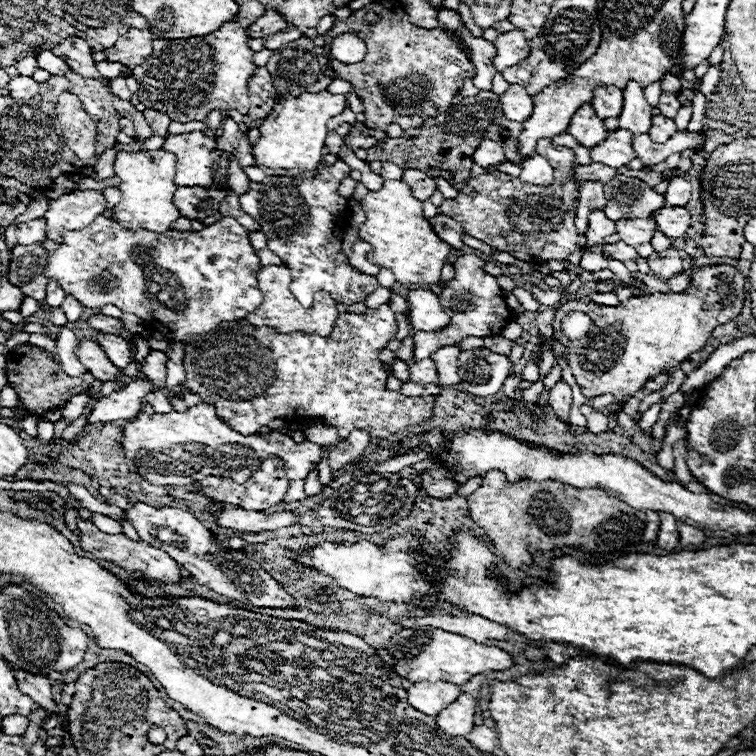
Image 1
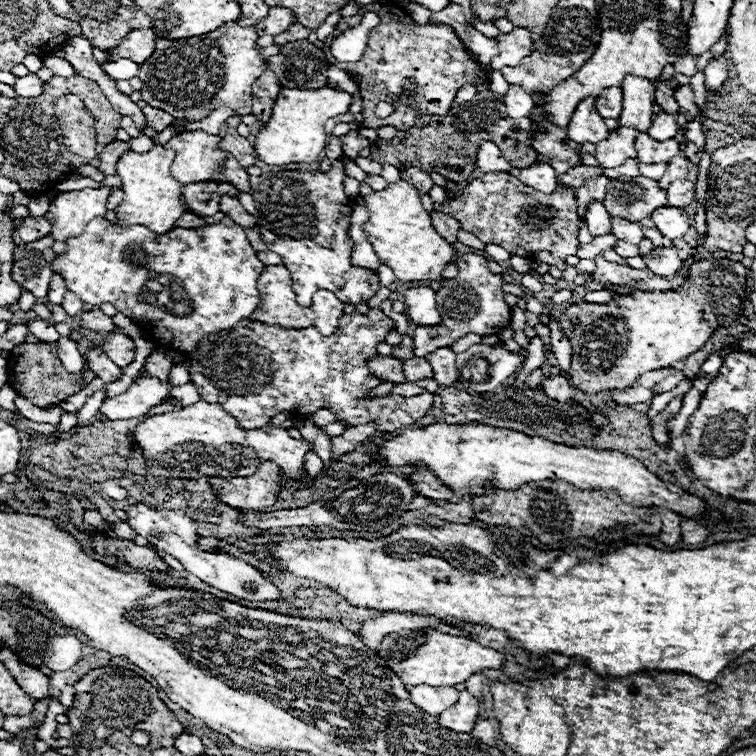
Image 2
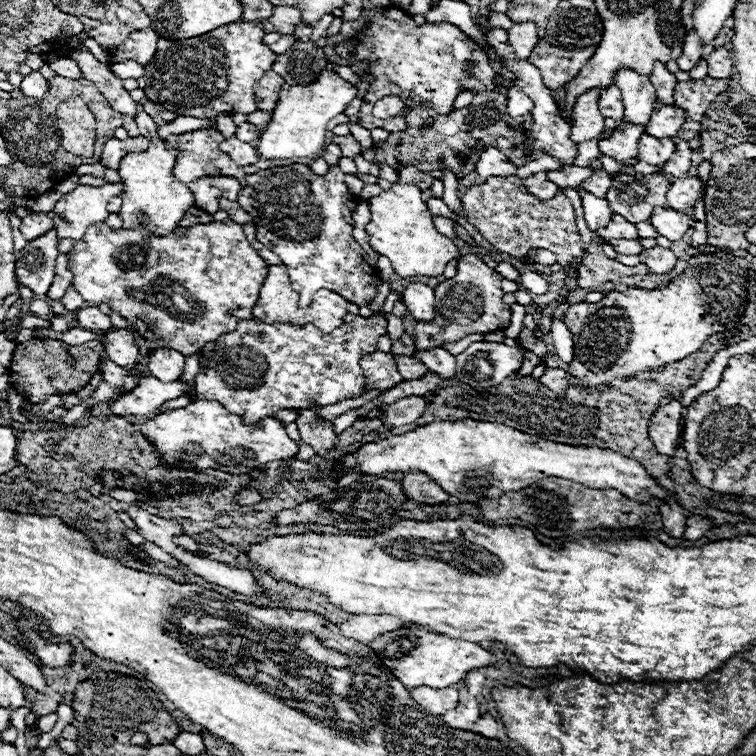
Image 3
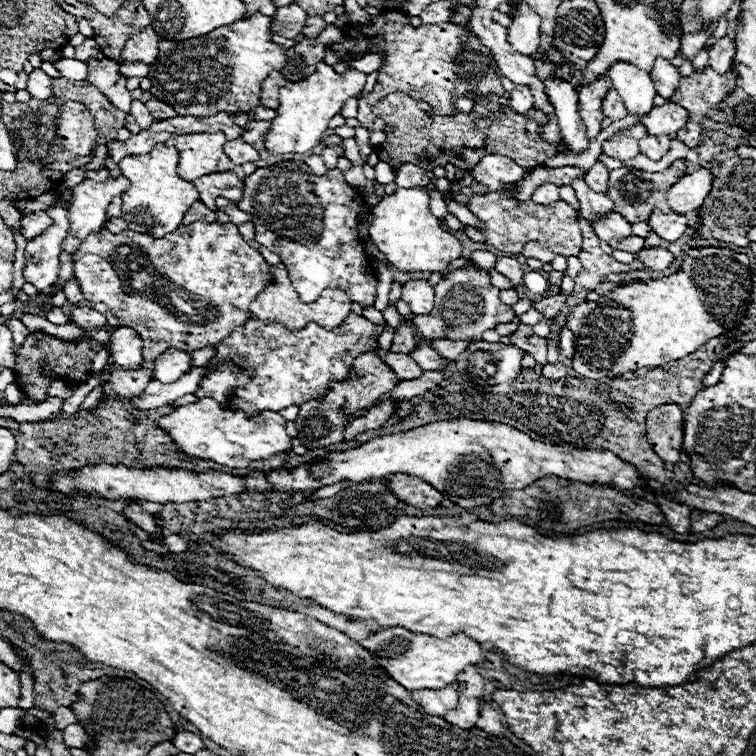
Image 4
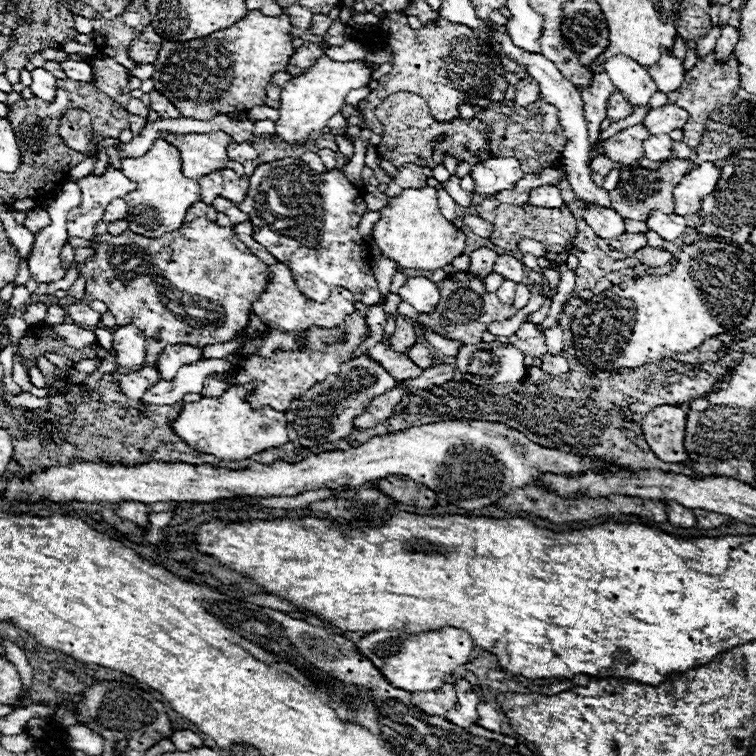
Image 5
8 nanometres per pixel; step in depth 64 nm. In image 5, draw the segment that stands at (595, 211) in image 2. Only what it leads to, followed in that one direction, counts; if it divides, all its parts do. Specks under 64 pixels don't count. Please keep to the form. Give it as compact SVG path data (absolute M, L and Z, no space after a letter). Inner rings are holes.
M498 26L498 30L496 30L494 34L488 34L488 36L492 36L492 38L498 40L498 42L502 42L502 50L506 50L506 54L510 54L516 62L522 62L522 64L530 70L530 76L542 86L542 96L544 96L544 100L546 100L548 104L556 106L556 110L558 110L558 120L560 120L560 126L562 126L564 136L566 136L566 148L564 148L562 158L566 160L564 166L566 166L568 172L570 172L568 182L570 182L572 190L576 192L576 198L582 200L582 202L586 202L586 204L596 204L596 206L608 208L608 206L610 206L608 192L606 192L604 188L594 186L594 182L592 182L592 178L590 178L590 164L588 164L590 142L588 142L586 122L584 122L584 116L582 116L580 90L578 90L572 82L568 82L568 80L560 74L560 70L558 70L550 60L546 60L542 54L526 54L524 50L518 50L518 48L510 42L510 38L508 38L504 26Z

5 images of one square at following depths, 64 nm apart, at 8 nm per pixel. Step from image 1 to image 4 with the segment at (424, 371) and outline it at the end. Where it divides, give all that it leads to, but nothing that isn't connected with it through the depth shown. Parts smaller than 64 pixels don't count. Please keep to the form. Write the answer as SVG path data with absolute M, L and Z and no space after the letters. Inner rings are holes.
M376 350L378 354L382 354L382 358L386 358L386 362L390 362L390 368L398 374L398 378L402 380L414 380L418 376L422 376L422 368L408 356L408 354L394 354L394 352L384 352L384 350Z

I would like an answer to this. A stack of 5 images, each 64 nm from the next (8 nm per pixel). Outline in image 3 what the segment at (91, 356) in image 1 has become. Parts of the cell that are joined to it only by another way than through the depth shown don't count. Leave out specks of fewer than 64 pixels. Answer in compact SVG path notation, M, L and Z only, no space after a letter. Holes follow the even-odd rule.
M100 360L98 370L102 374L102 380L110 382L110 386L122 386L122 392L130 392L140 382L140 378L136 374L128 372L122 366L116 366L110 360Z

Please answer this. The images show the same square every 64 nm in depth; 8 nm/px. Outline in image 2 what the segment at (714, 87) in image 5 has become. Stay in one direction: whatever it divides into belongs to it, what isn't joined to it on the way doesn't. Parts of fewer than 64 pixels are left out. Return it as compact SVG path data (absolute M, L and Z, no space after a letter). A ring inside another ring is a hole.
M688 84L688 86L678 86L674 92L676 92L674 98L678 98L680 110L688 116L688 120L694 120L698 108L696 108L696 104L694 104L694 92L692 92L692 86L690 86L690 84Z

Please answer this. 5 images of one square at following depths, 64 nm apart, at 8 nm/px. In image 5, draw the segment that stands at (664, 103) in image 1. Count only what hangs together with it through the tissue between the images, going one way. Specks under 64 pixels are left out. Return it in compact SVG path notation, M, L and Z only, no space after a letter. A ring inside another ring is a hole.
M662 52L662 58L654 66L650 66L648 72L654 78L658 90L664 94L678 90L682 80L684 80L682 62L676 60L672 54L666 54L666 52Z

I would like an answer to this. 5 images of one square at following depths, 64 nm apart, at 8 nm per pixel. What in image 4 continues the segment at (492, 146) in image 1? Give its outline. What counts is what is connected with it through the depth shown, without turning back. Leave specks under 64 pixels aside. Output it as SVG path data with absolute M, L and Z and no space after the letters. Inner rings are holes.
M488 154L484 156L478 166L474 166L472 176L488 190L500 190L506 184L518 182L524 170L510 158L502 154Z

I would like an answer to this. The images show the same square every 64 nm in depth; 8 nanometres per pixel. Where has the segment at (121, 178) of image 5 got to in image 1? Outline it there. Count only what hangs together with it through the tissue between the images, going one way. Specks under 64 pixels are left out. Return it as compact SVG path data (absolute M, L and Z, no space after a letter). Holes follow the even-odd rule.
M78 190L72 194L64 194L48 204L48 210L44 214L46 238L54 240L56 244L62 244L62 238L68 230L86 228L104 210L106 200L102 192Z

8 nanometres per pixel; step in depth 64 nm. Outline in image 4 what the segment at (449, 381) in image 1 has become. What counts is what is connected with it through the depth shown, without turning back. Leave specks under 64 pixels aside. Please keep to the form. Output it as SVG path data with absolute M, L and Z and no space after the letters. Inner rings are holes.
M418 344L410 356L422 366L422 370L444 370L448 366L448 360L428 344Z

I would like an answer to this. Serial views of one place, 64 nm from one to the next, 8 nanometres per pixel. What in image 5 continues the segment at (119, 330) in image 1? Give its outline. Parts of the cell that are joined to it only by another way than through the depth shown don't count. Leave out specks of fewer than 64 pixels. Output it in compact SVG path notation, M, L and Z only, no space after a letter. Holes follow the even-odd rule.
M76 302L76 304L70 304L70 306L68 306L68 316L70 316L72 322L78 324L78 326L98 326L102 314L94 312L94 310L92 310L90 306L86 306L86 304Z

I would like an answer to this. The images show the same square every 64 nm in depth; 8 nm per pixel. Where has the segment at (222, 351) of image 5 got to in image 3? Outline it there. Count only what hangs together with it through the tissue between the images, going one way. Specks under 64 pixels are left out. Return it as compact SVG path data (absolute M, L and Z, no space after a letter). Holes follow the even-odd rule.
M192 354L192 356L186 356L186 362L184 362L184 380L186 382L192 382L194 376L198 374L198 356Z

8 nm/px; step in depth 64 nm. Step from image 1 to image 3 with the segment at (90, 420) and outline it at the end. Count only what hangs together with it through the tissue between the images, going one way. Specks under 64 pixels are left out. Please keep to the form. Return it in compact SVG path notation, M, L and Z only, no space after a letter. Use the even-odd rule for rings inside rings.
M146 376L140 380L140 386L134 390L120 394L110 404L110 414L114 416L146 416L160 408L164 402L182 396L186 390L186 382L158 382L154 376Z

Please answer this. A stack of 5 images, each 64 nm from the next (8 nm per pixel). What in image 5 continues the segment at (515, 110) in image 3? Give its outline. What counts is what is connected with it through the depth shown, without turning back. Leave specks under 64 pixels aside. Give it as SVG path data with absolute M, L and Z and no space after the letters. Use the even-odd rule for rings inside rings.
M518 82L516 84L516 96L514 96L514 106L516 108L526 108L532 102L540 98L540 88L536 82Z

